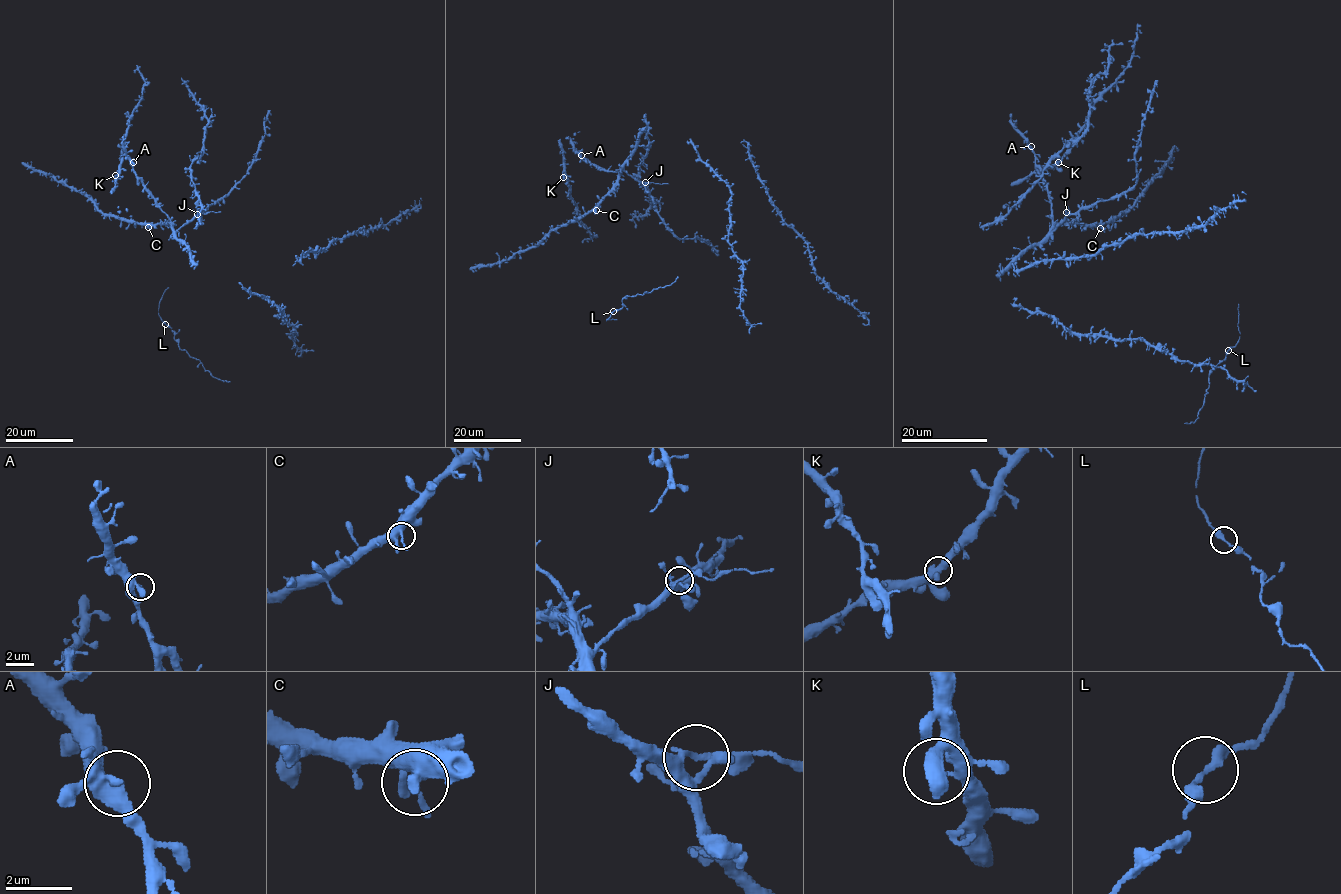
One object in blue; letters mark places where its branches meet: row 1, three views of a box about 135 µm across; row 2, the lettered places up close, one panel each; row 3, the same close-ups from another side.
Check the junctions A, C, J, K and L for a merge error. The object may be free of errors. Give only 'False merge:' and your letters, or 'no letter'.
False merge: J

